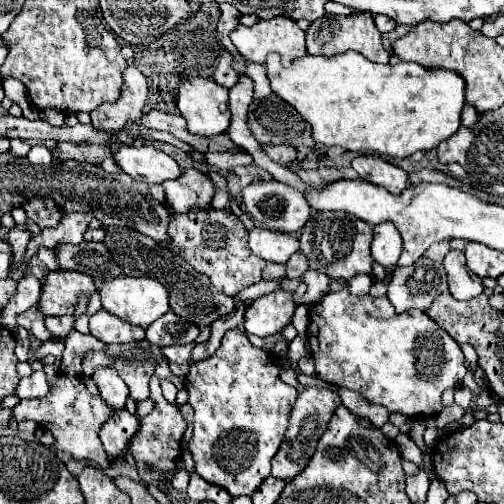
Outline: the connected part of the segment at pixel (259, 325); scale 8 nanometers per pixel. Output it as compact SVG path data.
M277 289L269 295L259 297L245 311L245 331L257 337L269 337L279 333L285 325L291 323L295 311L295 303L291 293Z

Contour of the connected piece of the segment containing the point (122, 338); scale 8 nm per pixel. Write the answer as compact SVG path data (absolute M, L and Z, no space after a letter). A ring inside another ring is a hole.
M105 309L89 317L89 331L93 337L101 339L103 343L131 343L131 341L145 339L145 331L141 327L129 325L119 317L105 313Z

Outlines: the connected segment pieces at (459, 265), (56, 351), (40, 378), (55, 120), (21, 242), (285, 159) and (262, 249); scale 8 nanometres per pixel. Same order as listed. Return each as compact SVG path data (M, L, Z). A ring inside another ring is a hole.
M451 251L445 261L445 271L447 271L447 281L449 281L449 293L457 297L457 301L467 301L483 293L481 279L465 267L465 255L461 251Z
M46 341L43 342L40 347L35 350L34 354L37 360L42 360L45 356L49 354L55 356L57 359L61 359L63 350L63 342Z
M35 371L29 377L23 377L17 385L15 395L19 399L31 399L31 397L45 397L45 393L49 391L49 383L43 371Z
M45 109L39 111L39 118L47 121L53 126L60 127L64 125L65 114L55 109Z
M15 227L15 229L11 229L11 231L9 231L7 243L9 243L11 251L13 251L11 269L23 261L23 255L25 255L25 249L27 249L29 239L31 239L31 233L29 233L29 231L25 231L25 227Z
M265 145L263 149L275 163L279 163L283 167L289 167L295 161L295 155L297 155L295 149L287 147L287 145Z
M255 227L249 231L249 249L265 261L287 263L289 257L299 251L299 241L289 233Z

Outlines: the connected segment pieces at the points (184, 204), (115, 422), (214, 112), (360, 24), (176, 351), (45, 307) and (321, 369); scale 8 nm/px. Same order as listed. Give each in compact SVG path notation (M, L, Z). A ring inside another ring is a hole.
M193 167L183 169L179 179L165 181L163 189L167 195L167 203L179 213L187 213L193 207L207 209L215 193L215 187L209 177Z
M127 409L113 411L113 417L103 425L99 439L109 457L109 463L119 459L119 455L131 445L131 439L139 431L139 419L133 417Z
M193 77L193 79L185 79L179 85L179 95L177 95L177 107L181 111L181 115L187 119L187 127L189 133L197 133L197 135L219 135L225 133L231 121L231 113L229 113L229 91L221 85L217 85L211 79L203 79L203 77Z
M355 13L349 17L343 15L323 15L313 21L307 29L307 53L309 55L339 55L345 51L357 51L373 63L389 63L391 55L381 43L381 33L373 23L371 13Z
M194 342L185 345L170 345L162 348L162 352L170 362L185 364L188 363L194 346Z
M49 271L45 279L41 279L41 297L39 311L49 315L69 315L75 311L77 293L95 291L95 283L91 277L85 277L77 271Z
M345 289L337 293L327 293L311 307L311 323L307 335L311 343L315 373L319 379L353 389L361 393L367 401L383 405L389 413L401 413L407 417L437 415L443 409L441 393L449 387L461 385L467 373L461 347L449 333L445 333L445 329L441 329L427 313L419 309L409 309L397 315L387 297L355 297Z

